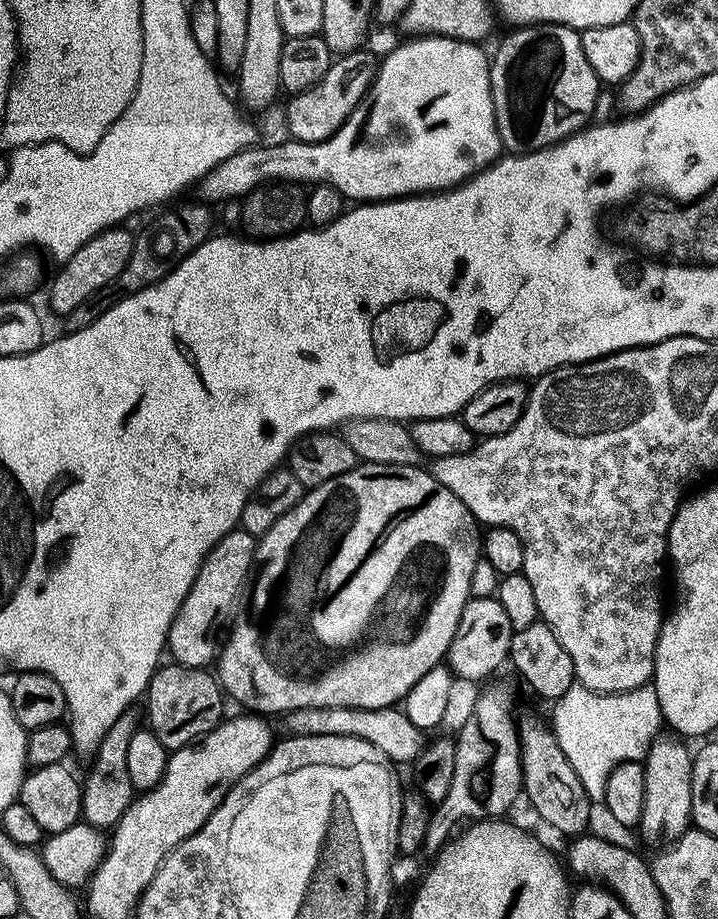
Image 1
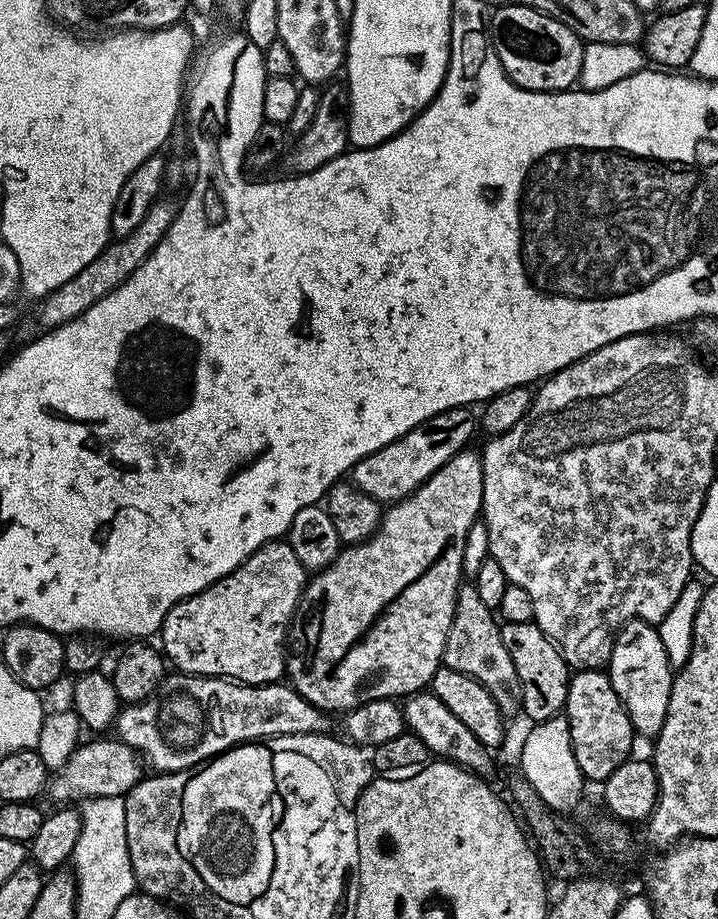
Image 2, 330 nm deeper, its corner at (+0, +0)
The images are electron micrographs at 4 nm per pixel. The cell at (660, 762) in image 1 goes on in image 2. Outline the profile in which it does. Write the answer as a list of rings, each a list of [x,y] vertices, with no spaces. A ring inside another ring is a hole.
[[[629,620],[615,629],[612,655],[606,661],[606,671],[618,698],[630,714],[630,722],[637,733],[654,738],[666,722],[666,706],[670,706],[670,690],[674,669],[666,658],[659,627],[645,620]]]

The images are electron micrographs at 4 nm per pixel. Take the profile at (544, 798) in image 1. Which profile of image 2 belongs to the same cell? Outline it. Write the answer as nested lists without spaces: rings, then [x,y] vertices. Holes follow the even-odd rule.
[[[461,583],[456,595],[454,622],[450,626],[450,634],[446,638],[442,664],[443,667],[450,670],[458,670],[458,674],[466,674],[470,678],[482,682],[482,686],[486,686],[486,690],[490,690],[494,702],[498,702],[500,711],[504,713],[505,717],[512,718],[515,712],[519,713],[521,711],[520,679],[518,678],[518,670],[514,670],[514,661],[510,658],[510,650],[506,650],[506,642],[502,642],[500,625],[501,621],[498,619],[497,613],[493,609],[486,607],[482,603],[482,598],[478,598],[475,583]]]

